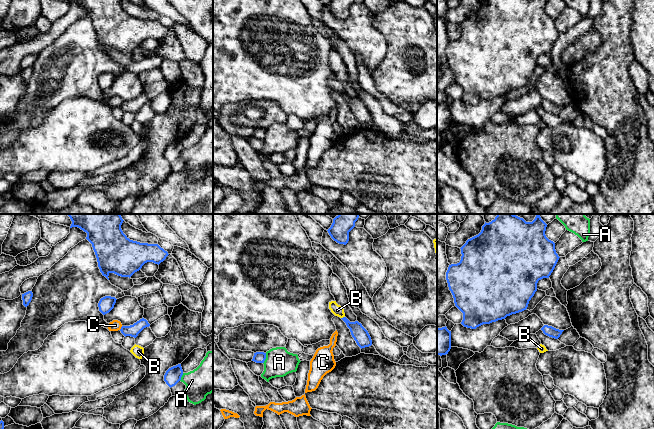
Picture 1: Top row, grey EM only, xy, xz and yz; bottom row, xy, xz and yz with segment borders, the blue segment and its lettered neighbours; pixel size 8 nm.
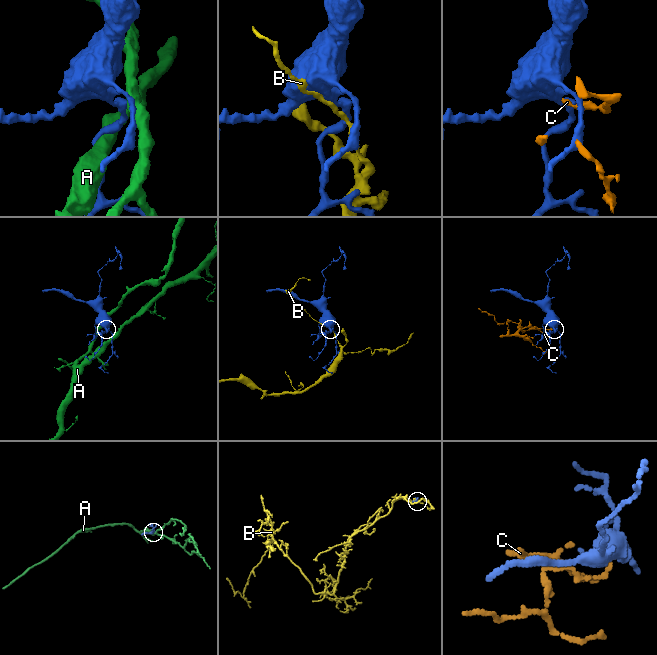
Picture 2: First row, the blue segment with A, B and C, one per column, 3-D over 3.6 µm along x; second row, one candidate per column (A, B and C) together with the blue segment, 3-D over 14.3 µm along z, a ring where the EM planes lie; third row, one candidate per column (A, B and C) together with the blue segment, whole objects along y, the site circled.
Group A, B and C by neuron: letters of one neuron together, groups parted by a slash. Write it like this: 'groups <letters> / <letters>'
groups A / B / C

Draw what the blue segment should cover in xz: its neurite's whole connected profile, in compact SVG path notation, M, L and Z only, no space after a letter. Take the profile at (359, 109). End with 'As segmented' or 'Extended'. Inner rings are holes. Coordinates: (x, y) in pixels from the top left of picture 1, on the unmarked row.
M346 93L341 94L350 105L351 111L357 121L362 125L372 121L371 113L368 107L358 97L350 98Z. As segmented

